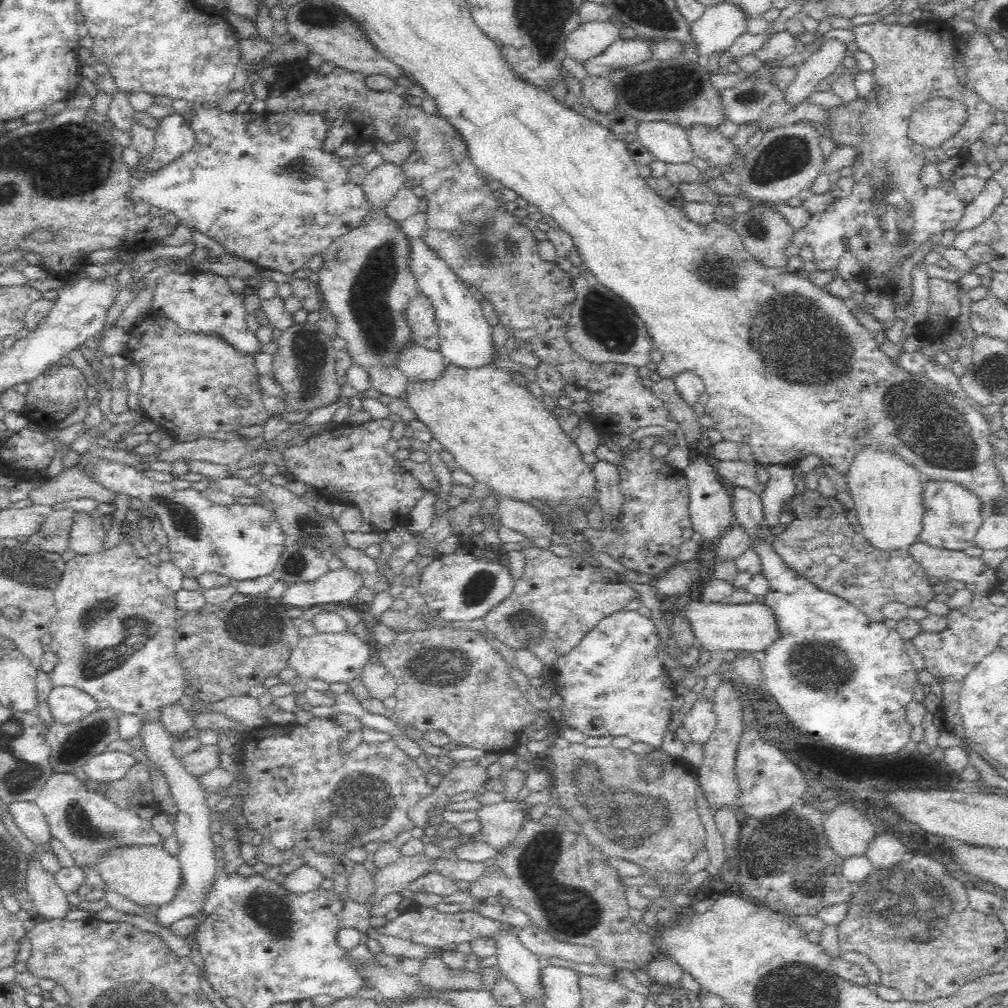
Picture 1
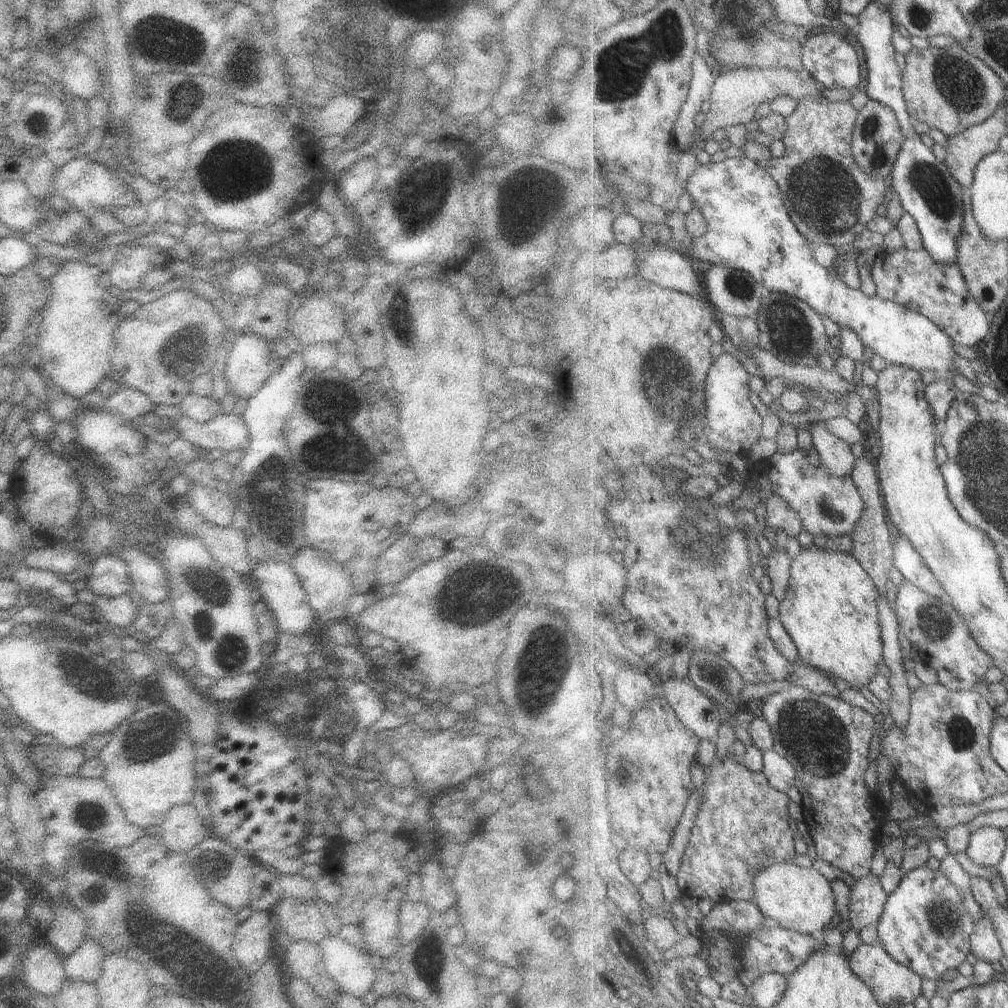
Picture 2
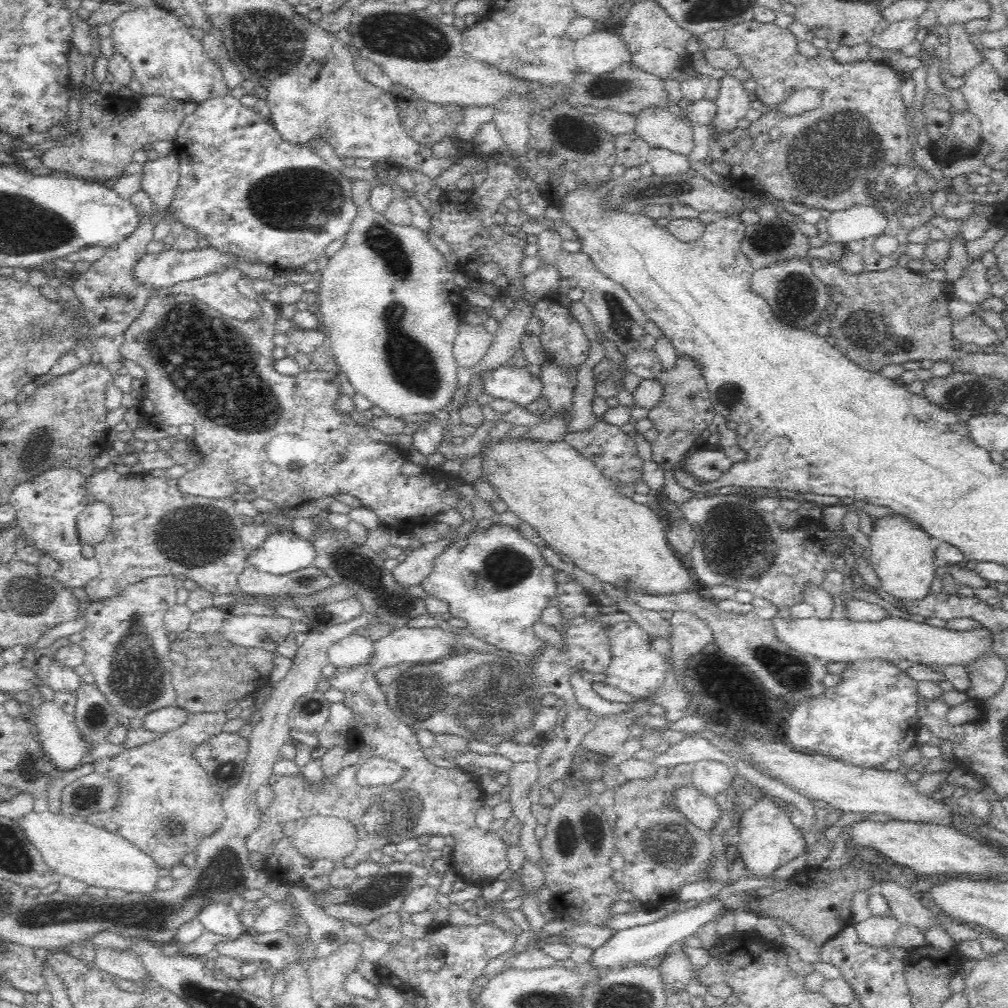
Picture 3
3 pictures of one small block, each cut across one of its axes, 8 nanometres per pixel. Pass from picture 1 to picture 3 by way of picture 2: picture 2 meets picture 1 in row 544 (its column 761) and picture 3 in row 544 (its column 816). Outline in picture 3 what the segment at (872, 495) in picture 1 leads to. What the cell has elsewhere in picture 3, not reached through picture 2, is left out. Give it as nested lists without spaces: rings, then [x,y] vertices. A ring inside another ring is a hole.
[[[893,511],[888,516],[872,517],[872,532],[870,532],[870,556],[871,566],[877,577],[881,581],[881,588],[888,594],[897,599],[916,600],[921,599],[938,582],[936,576],[935,542],[930,533],[918,526],[914,519],[910,519],[904,513]]]

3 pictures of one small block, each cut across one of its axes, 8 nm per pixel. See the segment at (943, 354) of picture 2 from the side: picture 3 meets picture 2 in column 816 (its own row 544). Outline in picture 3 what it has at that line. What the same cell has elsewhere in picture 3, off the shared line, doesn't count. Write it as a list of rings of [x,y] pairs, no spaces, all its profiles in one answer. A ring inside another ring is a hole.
[[[283,529],[279,533],[275,532],[267,536],[261,545],[258,545],[247,555],[245,558],[245,566],[253,566],[260,572],[284,576],[284,574],[290,574],[290,572],[294,572],[295,570],[302,570],[302,568],[312,566],[314,555],[314,547],[308,540],[300,537],[294,531],[290,532],[290,530]]]

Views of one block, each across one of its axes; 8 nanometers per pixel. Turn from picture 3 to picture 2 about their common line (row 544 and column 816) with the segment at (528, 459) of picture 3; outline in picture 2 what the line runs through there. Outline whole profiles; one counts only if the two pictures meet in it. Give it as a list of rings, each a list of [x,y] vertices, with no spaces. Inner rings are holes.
[[[815,546],[810,550],[801,548],[800,555],[792,560],[789,588],[786,597],[779,602],[778,618],[795,641],[801,662],[813,665],[829,676],[836,675],[835,679],[843,686],[862,692],[869,690],[868,686],[878,674],[877,668],[884,660],[879,596],[877,585],[852,553],[822,550]]]

